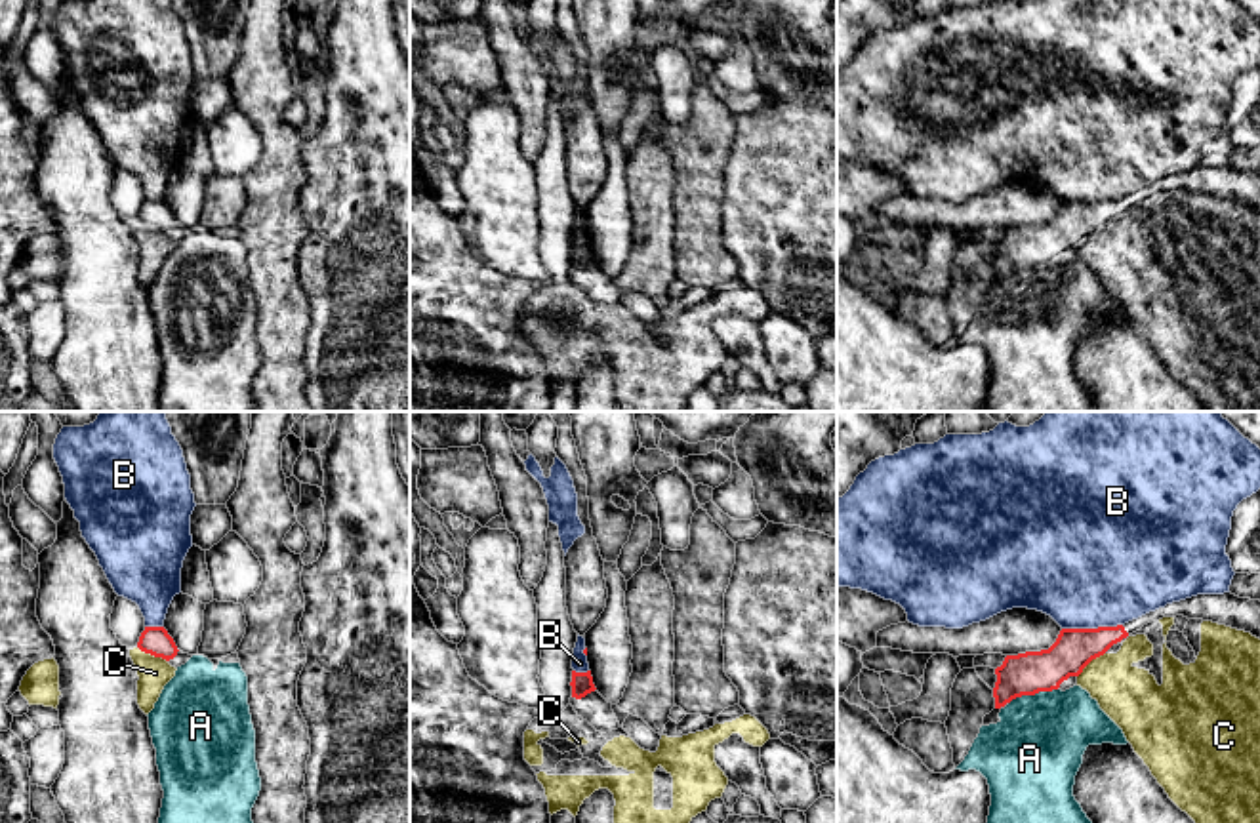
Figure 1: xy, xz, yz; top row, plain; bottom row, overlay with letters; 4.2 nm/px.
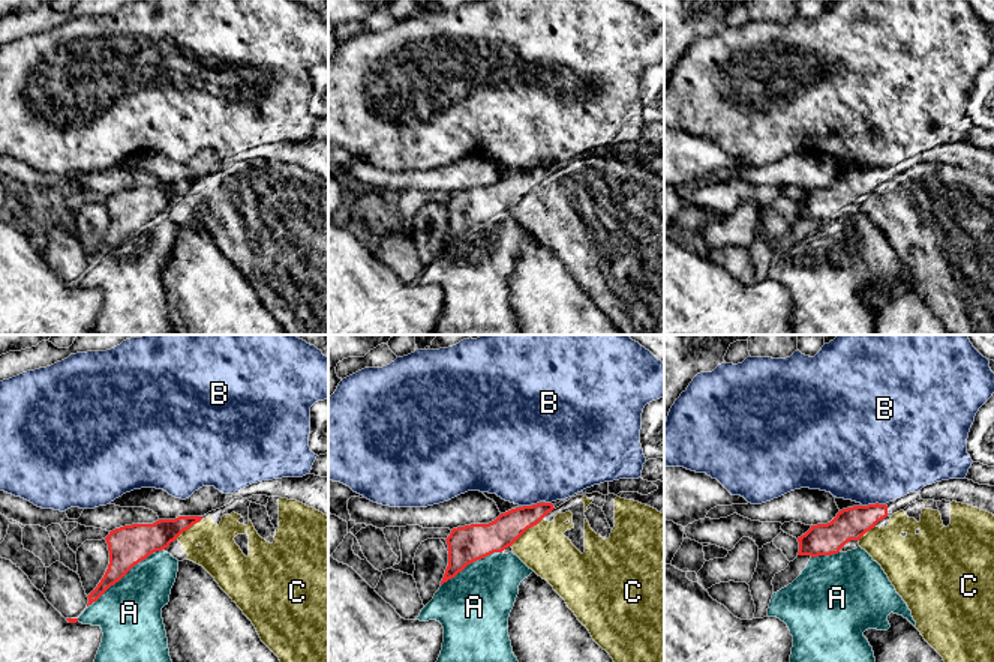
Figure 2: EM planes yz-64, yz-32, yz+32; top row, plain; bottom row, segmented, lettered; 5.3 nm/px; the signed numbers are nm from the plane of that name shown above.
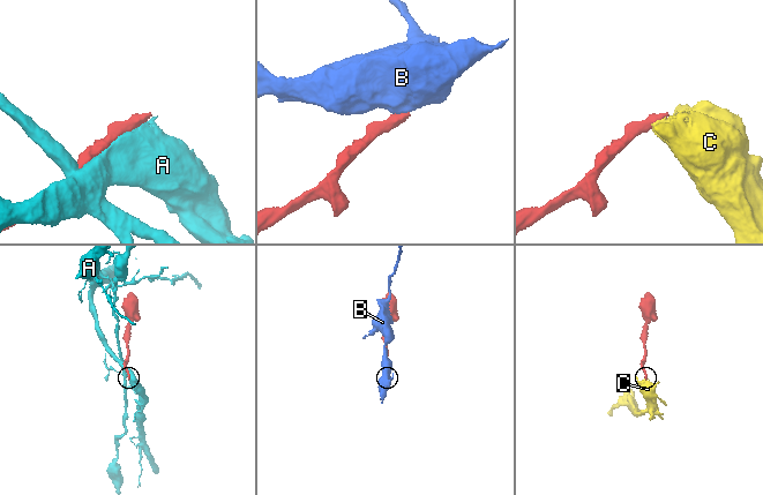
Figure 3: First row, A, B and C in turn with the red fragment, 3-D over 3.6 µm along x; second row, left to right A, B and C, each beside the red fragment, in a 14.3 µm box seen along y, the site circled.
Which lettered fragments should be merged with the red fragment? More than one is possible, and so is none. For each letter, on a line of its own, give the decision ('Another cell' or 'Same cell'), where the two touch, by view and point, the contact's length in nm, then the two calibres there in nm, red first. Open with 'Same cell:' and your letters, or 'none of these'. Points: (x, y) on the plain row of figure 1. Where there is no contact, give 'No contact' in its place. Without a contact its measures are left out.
Same cell: none of these
A: Another cell. Touches red at yz (1032, 267). Shared border 220 nm. Thickness 180 nm (red) against 400 nm
B: Another cell. Touches red at yz (1091, 202). Shared border 260 nm. Thickness 170 nm (red) against 480 nm
C: Another cell. Touches red at xy (153, 227). Shared border 140 nm. Thickness 120 nm (red) against 140 nm

